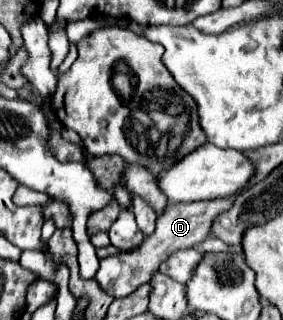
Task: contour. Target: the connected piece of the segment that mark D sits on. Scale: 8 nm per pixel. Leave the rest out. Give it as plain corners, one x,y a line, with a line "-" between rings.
234,198
224,200
206,200
206,202
192,202
192,204
170,204
166,212
156,222
156,232
148,236
136,252
120,252
120,256
108,256
100,260
100,270
96,274
98,284
112,294
114,298
124,298
132,294
138,286
150,280
152,272
158,272
160,264
172,256
172,252
192,248
194,244
204,242
210,236
210,226
218,212
228,210

